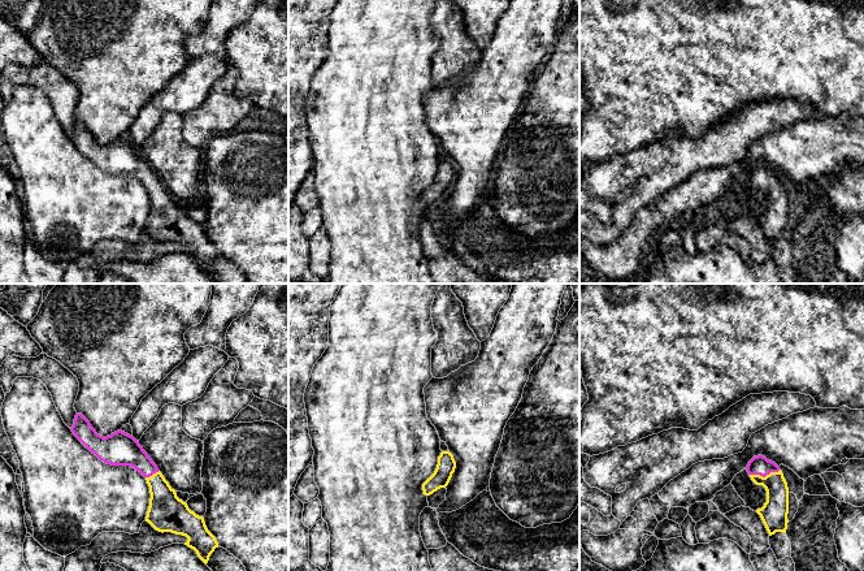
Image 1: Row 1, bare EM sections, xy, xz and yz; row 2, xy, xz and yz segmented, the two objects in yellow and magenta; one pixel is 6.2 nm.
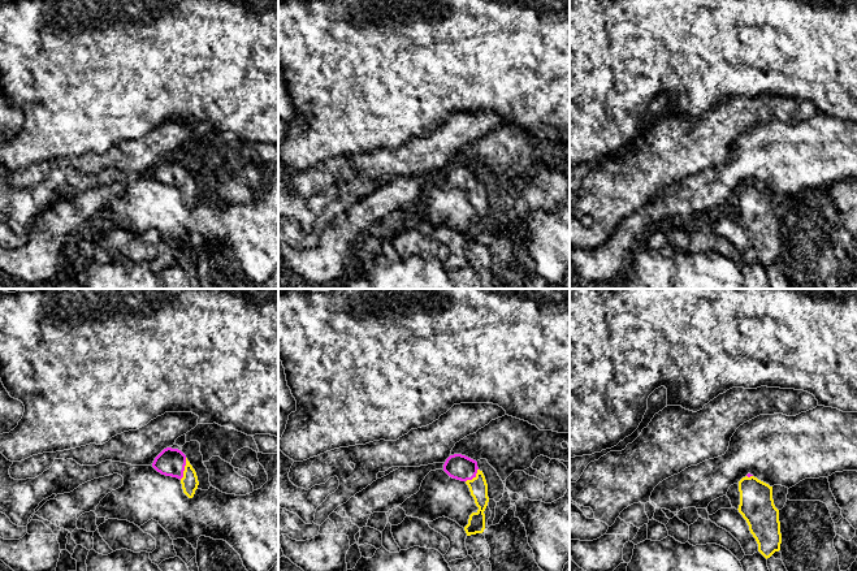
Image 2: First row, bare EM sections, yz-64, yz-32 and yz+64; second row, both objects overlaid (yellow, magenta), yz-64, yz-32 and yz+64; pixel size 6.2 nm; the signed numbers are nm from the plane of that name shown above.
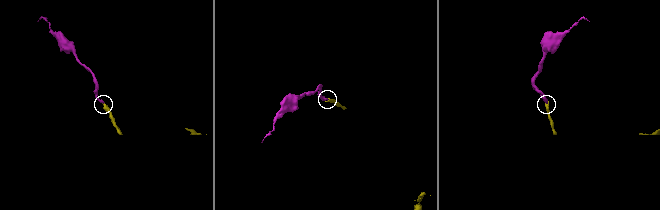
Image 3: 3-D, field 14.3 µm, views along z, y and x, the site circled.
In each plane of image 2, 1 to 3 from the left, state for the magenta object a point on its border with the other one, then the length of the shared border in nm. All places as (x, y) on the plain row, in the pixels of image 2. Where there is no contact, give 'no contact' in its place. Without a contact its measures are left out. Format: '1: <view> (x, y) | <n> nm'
1: yz-64 (185, 177) | 140 nm
2: yz-32 (474, 186) | 120 nm
3: yz+64 (751, 185) | 40 nm

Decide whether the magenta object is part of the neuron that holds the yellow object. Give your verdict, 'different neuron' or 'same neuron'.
same neuron

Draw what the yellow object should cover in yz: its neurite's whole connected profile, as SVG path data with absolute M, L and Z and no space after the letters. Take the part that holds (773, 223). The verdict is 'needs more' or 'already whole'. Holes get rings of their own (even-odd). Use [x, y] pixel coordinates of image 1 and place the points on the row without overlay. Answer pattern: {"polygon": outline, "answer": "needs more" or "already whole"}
{"polygon": "M763 164L754 165L746 176L751 189L767 199L767 211L756 221L760 224L769 245L786 242L789 222L789 196L780 176Z", "answer": "needs more"}

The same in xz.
{"polygon": "M442 160L434 182L422 193L425 204L430 204L440 196L446 196L455 181L456 170L450 160Z", "answer": "already whole"}

